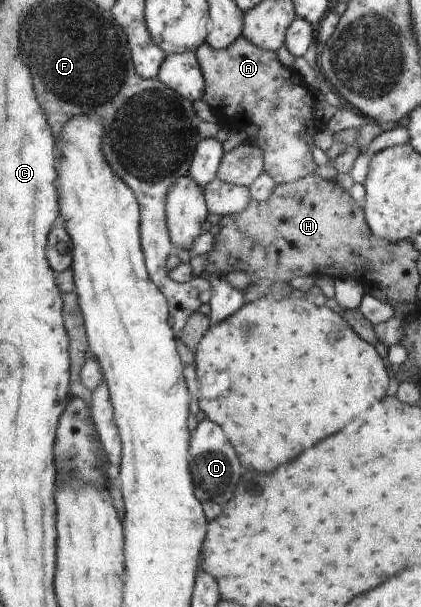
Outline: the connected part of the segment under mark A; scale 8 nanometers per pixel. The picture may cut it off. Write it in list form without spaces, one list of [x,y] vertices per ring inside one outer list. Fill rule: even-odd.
[[[240,37],[232,46],[218,51],[214,51],[209,45],[203,43],[196,51],[196,55],[198,56],[199,64],[202,65],[203,76],[206,77],[206,94],[204,99],[212,110],[212,113],[216,116],[216,119],[218,120],[217,124],[221,128],[226,128],[229,132],[234,129],[237,132],[245,132],[247,134],[247,139],[245,141],[256,144],[260,148],[260,151],[263,153],[262,165],[264,172],[274,180],[276,185],[295,182],[299,179],[307,178],[309,175],[316,174],[318,165],[315,163],[311,153],[311,148],[314,145],[313,137],[315,137],[317,132],[324,129],[328,123],[322,118],[316,117],[316,114],[314,113],[314,104],[316,101],[313,101],[311,91],[307,89],[307,85],[303,85],[303,81],[301,81],[301,77],[299,77],[300,74],[297,73],[295,69],[287,69],[287,67],[283,67],[275,51],[263,50],[262,48],[256,47],[245,37]]]

